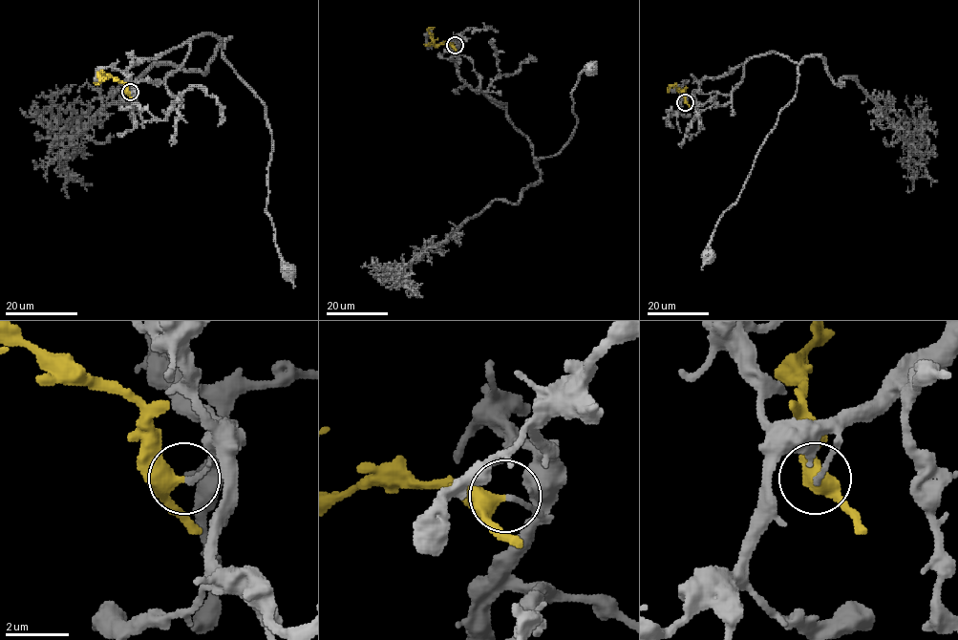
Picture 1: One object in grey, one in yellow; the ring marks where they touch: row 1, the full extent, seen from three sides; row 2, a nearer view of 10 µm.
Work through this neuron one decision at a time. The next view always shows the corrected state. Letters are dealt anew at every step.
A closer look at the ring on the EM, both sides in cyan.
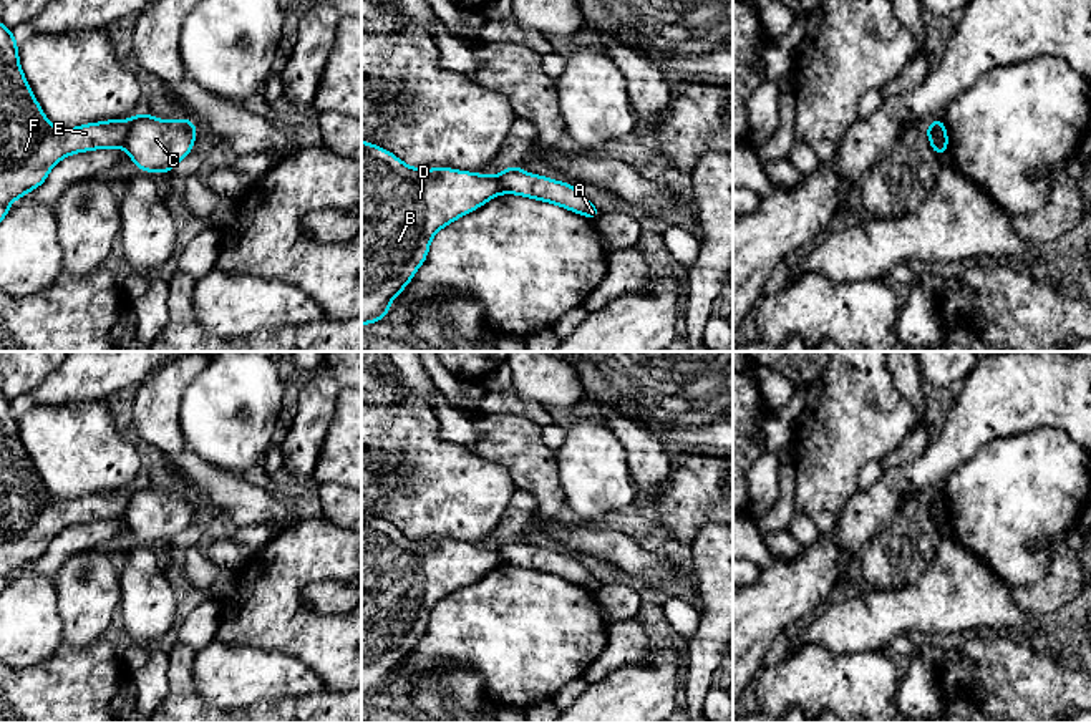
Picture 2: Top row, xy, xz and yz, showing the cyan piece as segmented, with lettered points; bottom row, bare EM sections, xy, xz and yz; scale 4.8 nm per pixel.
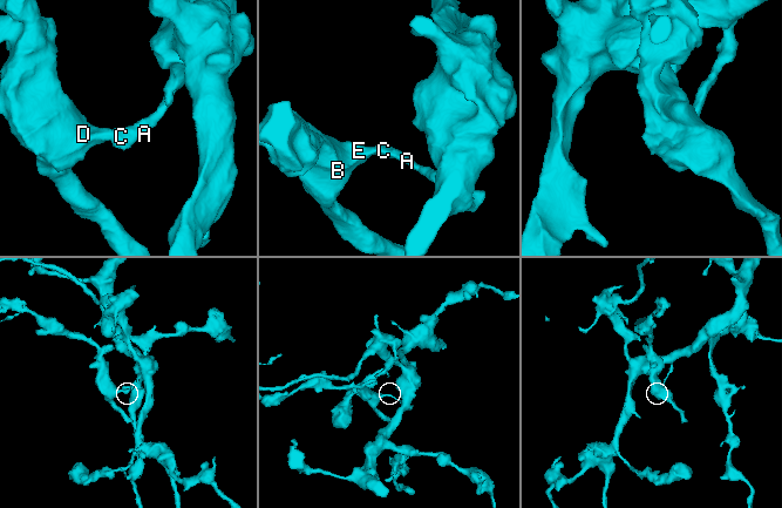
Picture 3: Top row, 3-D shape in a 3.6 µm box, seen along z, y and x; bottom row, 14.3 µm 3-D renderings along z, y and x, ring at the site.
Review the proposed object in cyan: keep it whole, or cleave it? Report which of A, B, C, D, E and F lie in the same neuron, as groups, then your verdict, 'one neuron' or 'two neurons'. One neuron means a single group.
groups A C / B D E F; two neurons

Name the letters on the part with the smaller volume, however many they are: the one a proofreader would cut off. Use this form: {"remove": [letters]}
{"remove": ["B", "D", "E", "F"]}

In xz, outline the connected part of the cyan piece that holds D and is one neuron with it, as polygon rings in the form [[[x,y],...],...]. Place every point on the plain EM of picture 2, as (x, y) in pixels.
[[[361,512],[361,696],[386,690],[393,670],[424,635],[438,602],[499,565],[496,547],[411,539],[385,519]]]

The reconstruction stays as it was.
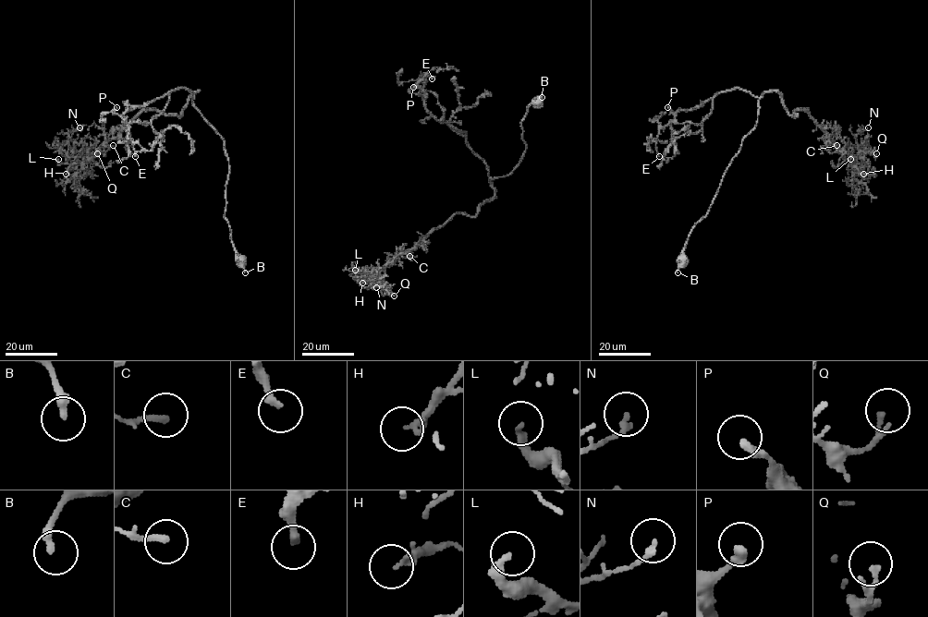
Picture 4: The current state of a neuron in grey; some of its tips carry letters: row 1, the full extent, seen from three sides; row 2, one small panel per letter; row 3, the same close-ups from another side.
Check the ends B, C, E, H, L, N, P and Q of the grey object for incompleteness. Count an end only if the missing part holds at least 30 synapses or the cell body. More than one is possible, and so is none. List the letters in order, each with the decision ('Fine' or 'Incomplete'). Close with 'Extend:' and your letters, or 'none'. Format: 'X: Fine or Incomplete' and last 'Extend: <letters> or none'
B: Fine
C: Fine
E: Incomplete
H: Fine
L: Fine
N: Fine
P: Fine
Q: Fine
Extend: E

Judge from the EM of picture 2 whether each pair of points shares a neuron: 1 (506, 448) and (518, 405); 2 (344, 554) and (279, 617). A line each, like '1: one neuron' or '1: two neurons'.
1: two neurons
2: one neuron

